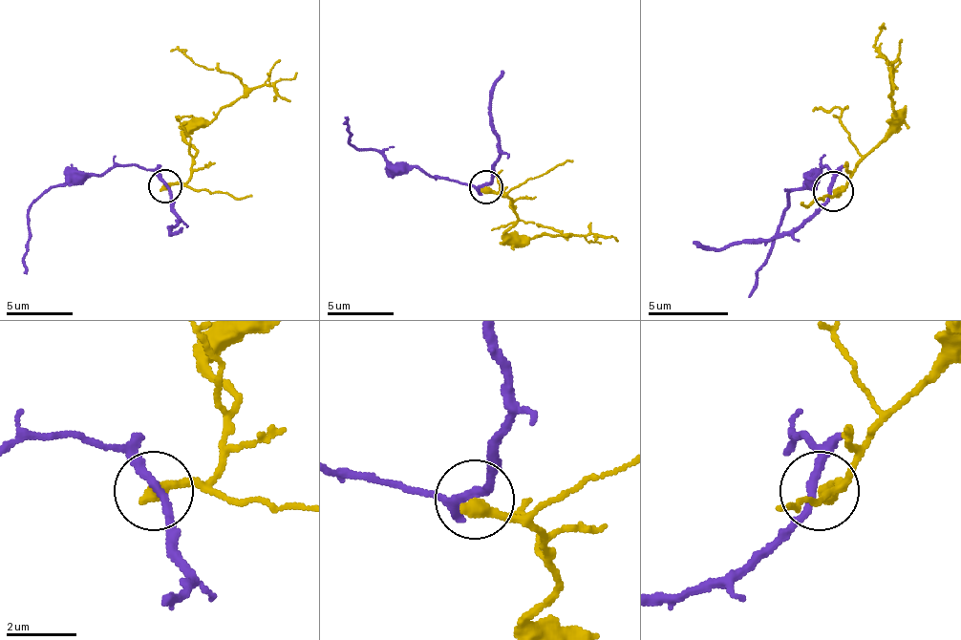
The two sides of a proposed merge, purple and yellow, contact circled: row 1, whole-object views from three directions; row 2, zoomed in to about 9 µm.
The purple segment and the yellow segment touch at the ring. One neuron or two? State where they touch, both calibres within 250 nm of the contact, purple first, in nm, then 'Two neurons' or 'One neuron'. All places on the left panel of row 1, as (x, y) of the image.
Place: (165, 186). Thickness 220 nm (purple) against 400 nm. Two neurons

